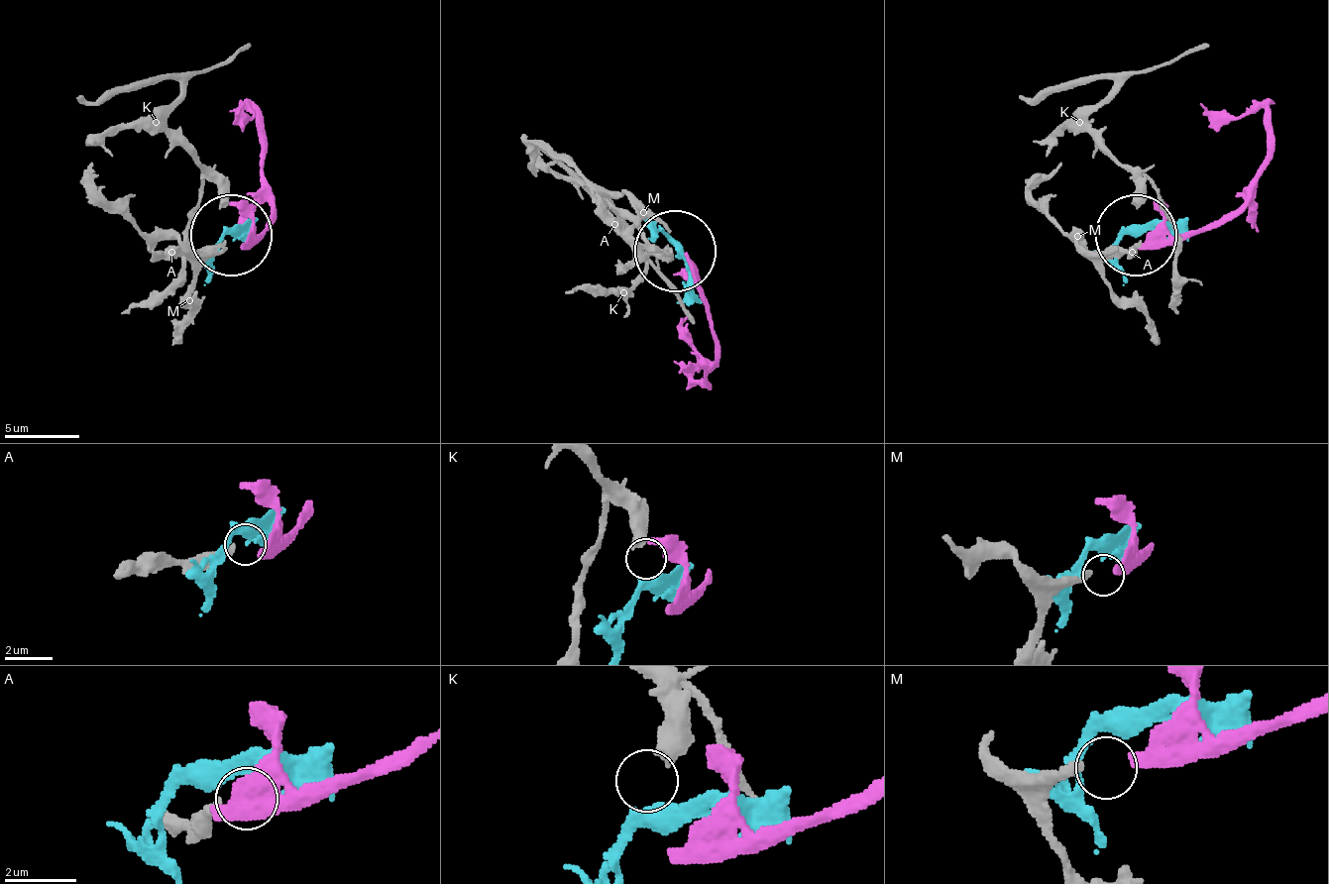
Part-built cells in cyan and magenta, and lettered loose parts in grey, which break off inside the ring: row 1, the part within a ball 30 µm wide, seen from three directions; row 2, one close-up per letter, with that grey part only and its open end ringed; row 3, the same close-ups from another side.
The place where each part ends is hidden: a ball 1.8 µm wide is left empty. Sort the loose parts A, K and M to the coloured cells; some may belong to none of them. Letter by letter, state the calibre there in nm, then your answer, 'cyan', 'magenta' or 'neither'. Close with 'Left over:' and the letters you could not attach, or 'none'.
A: 200 nm | neither
K: 500 nm | cyan
M: 220 nm | magenta
Left over: A

